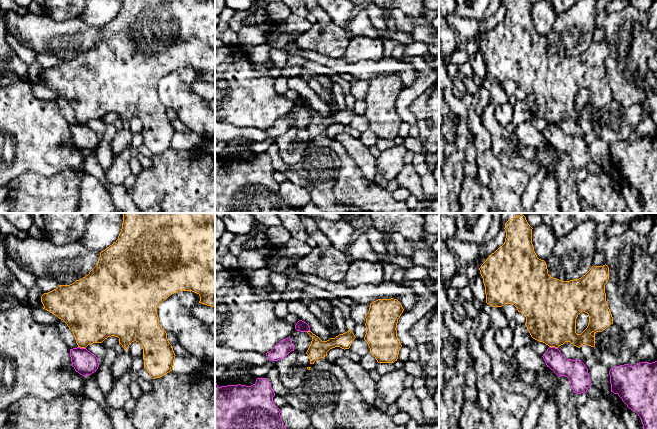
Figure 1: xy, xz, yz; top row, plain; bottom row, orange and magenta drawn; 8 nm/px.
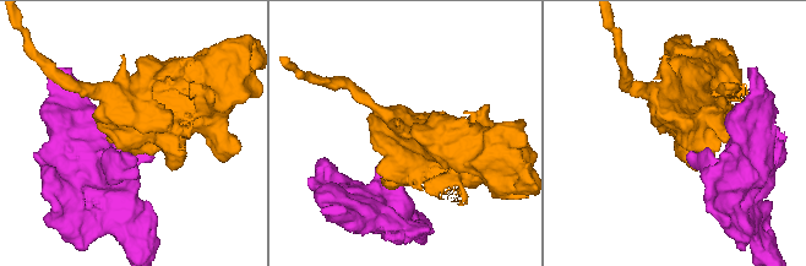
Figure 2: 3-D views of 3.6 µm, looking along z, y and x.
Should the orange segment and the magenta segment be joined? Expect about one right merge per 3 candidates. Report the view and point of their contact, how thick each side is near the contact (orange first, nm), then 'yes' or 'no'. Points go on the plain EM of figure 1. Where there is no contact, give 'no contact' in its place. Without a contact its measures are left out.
yz (553, 122) | 400/160 nm | no

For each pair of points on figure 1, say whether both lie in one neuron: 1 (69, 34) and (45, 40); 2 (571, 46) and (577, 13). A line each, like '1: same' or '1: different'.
1: same
2: same

